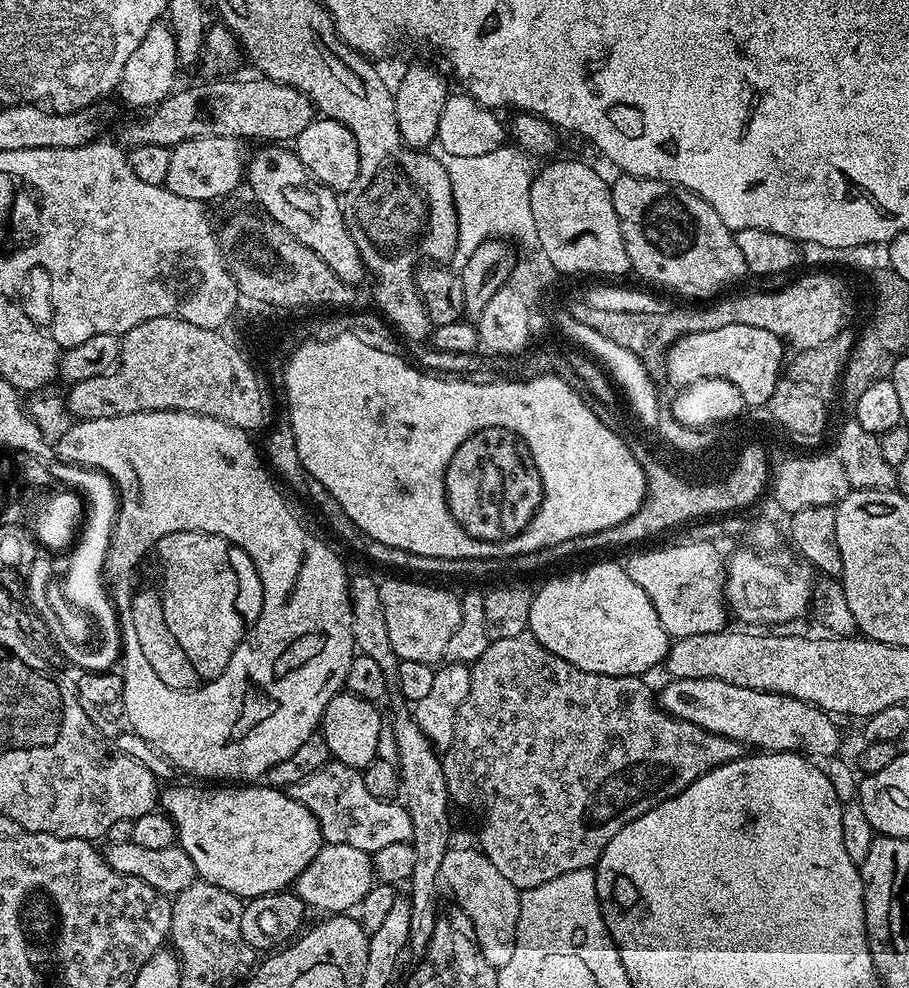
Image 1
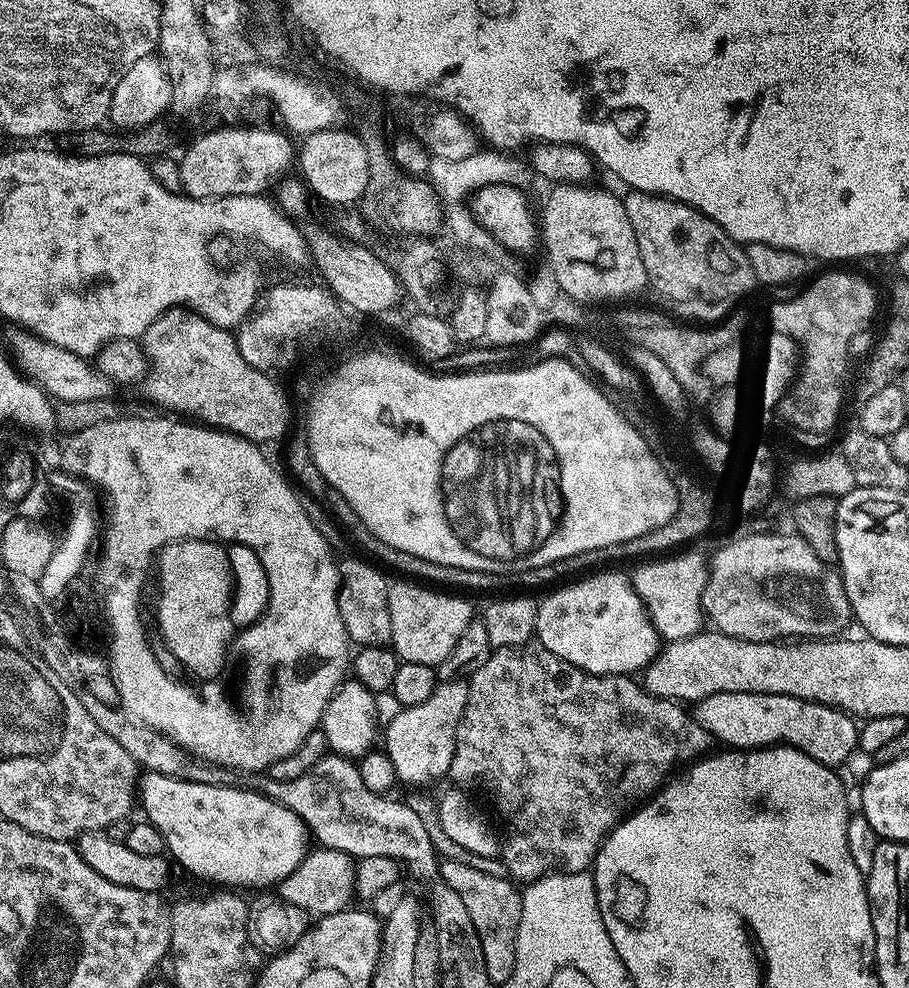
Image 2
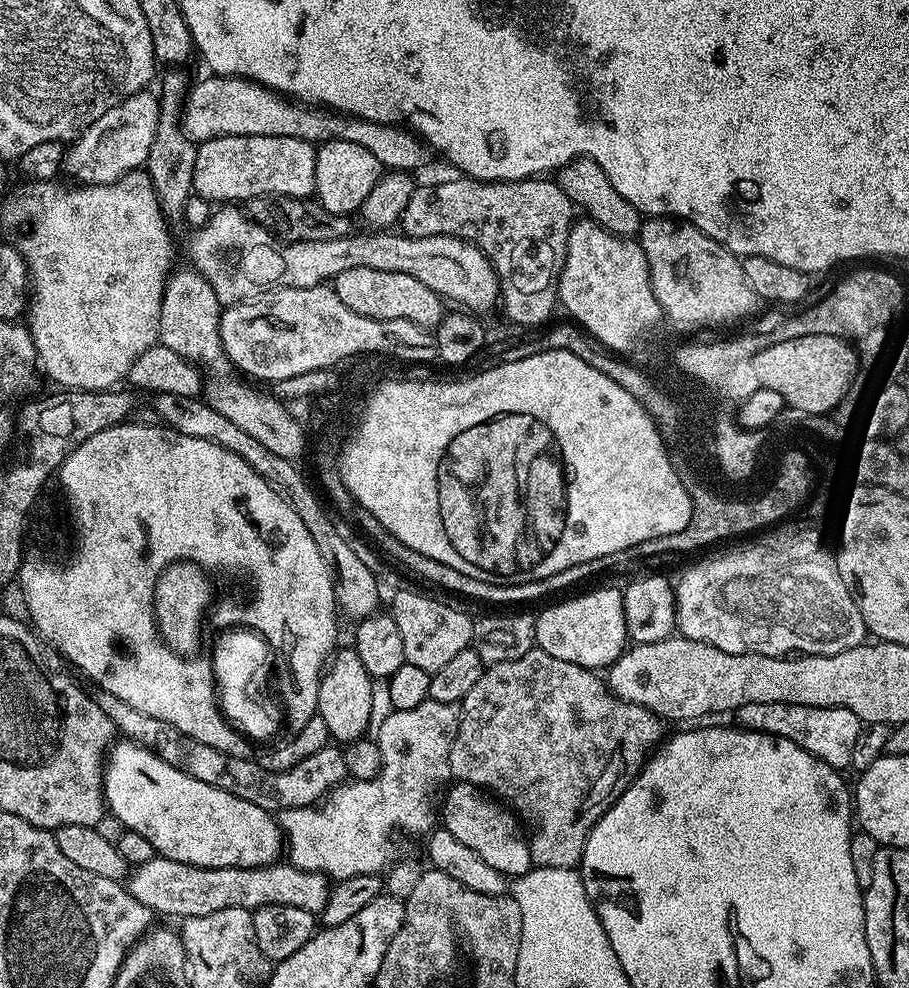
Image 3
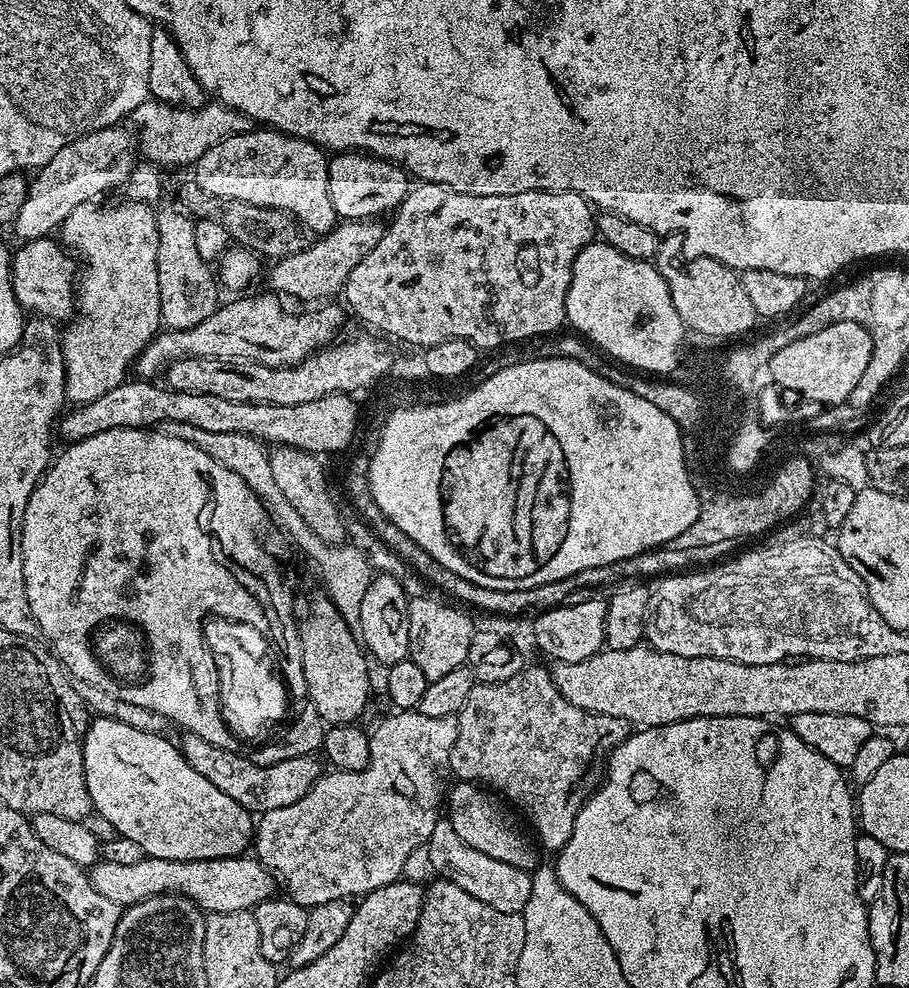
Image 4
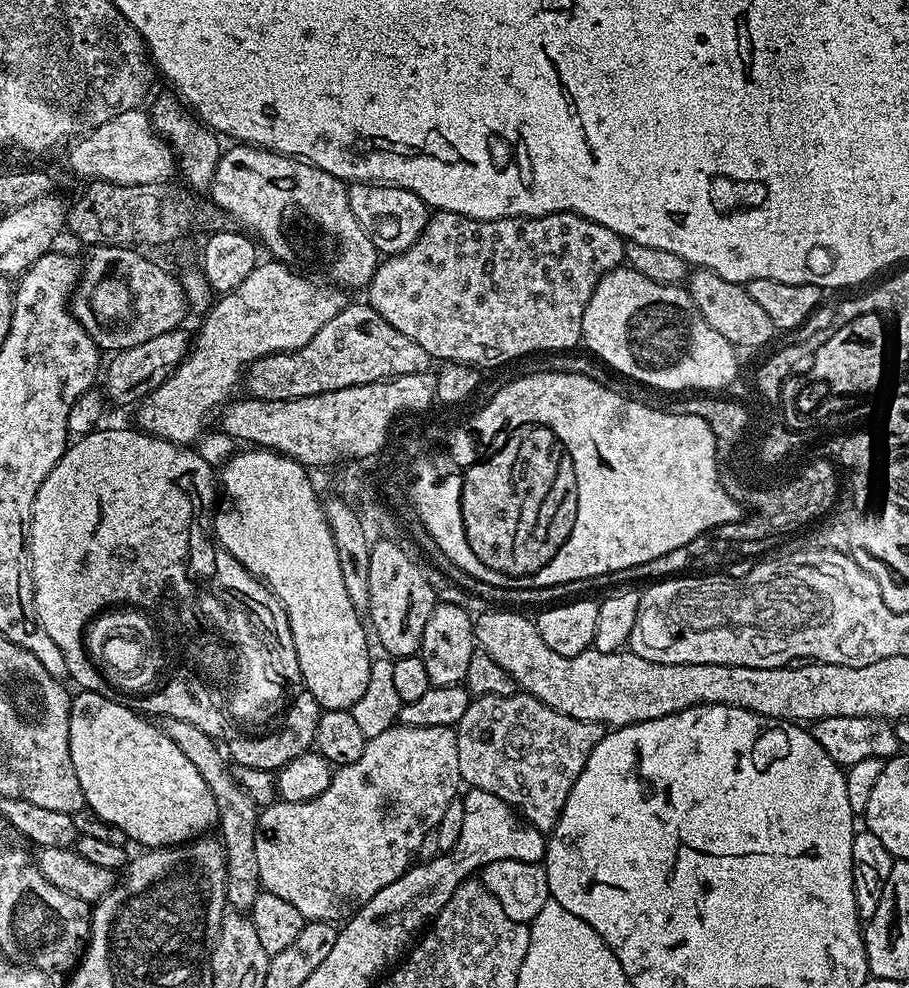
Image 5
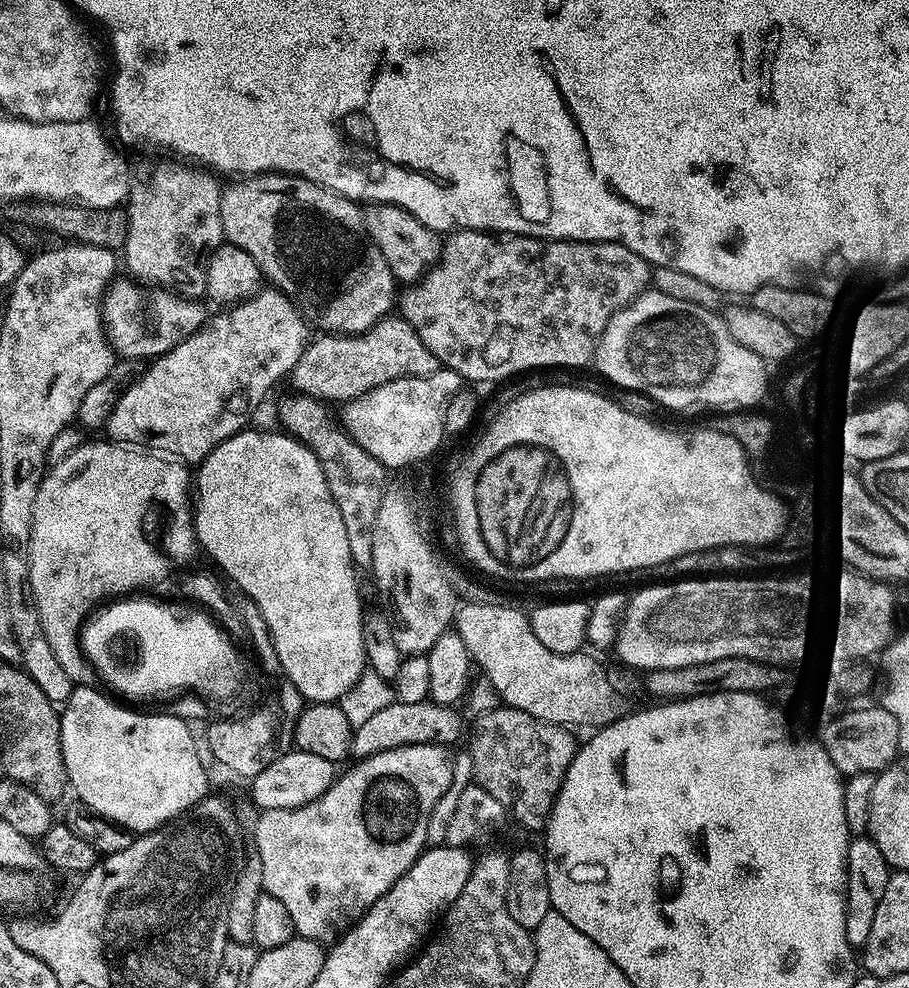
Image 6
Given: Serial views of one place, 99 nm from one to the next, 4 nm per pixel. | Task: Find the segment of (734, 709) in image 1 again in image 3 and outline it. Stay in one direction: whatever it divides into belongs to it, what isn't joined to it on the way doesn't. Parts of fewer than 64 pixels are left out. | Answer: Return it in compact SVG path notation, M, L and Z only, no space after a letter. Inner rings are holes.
M750 702L743 704L734 713L735 723L751 732L765 732L786 738L814 758L826 762L837 770L847 769L851 765L854 746L862 731L862 722L858 714L845 708L823 708L822 706L802 706L786 702Z

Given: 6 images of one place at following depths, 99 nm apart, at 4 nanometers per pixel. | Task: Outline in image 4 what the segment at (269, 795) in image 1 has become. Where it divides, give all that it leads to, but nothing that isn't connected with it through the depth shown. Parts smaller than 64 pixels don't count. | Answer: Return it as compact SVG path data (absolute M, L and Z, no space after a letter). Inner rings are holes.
M104 716L89 723L88 731L84 733L84 773L95 815L106 818L118 836L138 842L145 857L210 860L247 853L254 840L253 813L238 806L234 798L226 798L218 786L206 782L206 778L186 762L179 747L167 738L164 734L134 730Z

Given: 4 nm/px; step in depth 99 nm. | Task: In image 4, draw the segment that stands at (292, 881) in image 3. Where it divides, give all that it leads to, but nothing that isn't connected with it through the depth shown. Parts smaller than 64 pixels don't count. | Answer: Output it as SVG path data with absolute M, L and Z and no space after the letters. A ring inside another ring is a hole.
M244 854L226 859L168 860L145 857L133 865L115 865L101 859L89 869L91 884L100 894L121 907L155 895L182 895L208 914L236 913L255 909L275 895L275 875L255 857Z

